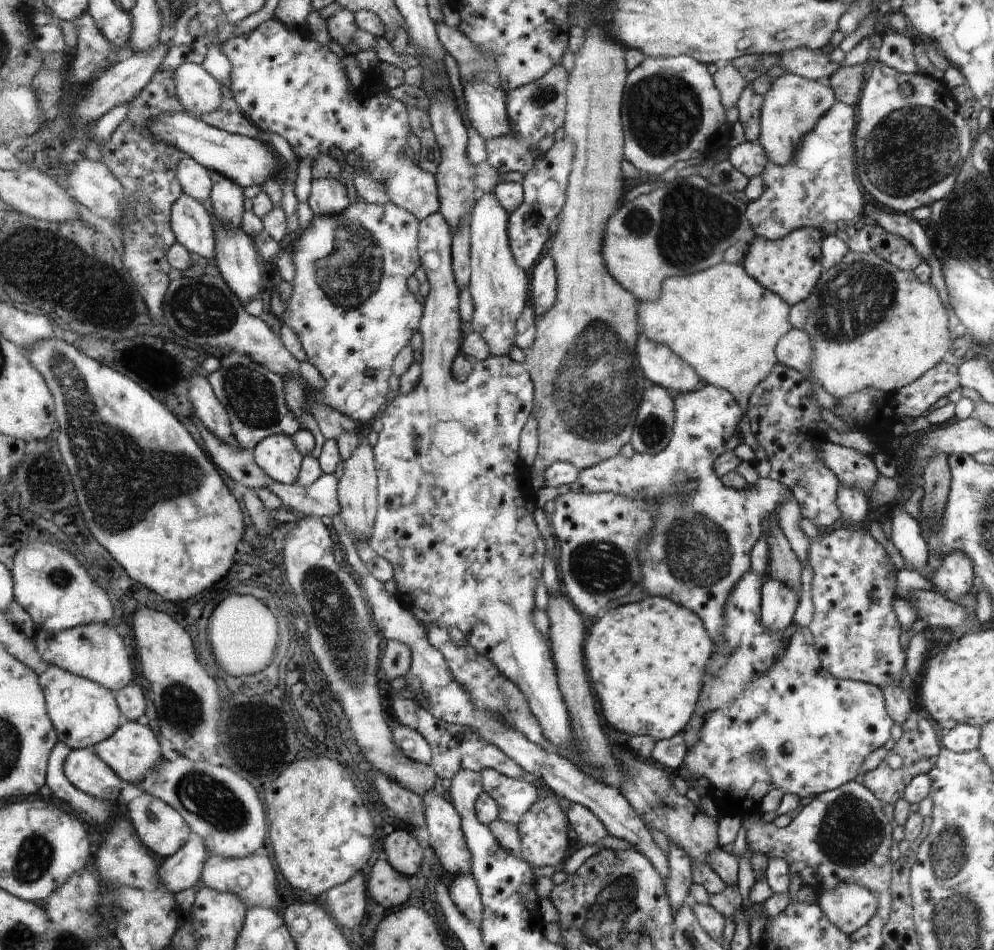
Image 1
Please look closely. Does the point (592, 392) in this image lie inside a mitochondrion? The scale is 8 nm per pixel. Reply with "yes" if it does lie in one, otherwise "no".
yes

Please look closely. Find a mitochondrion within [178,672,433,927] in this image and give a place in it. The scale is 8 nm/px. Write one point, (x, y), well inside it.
(253, 771)

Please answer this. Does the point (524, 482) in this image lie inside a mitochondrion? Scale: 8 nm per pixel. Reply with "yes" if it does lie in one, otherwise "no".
no

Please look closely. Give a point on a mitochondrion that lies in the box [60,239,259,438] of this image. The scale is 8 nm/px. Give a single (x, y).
(201, 309)

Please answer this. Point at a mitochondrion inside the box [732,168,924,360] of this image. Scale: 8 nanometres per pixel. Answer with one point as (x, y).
(862, 295)

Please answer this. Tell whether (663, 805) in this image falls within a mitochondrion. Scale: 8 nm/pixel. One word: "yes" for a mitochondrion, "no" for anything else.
yes

